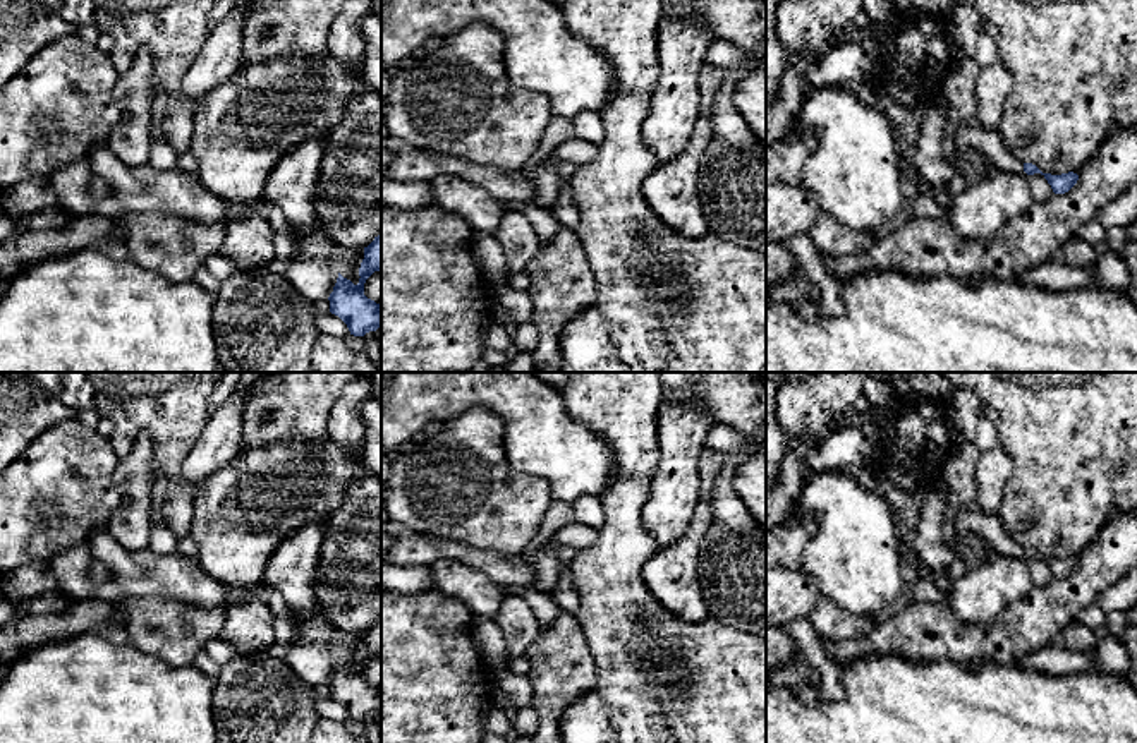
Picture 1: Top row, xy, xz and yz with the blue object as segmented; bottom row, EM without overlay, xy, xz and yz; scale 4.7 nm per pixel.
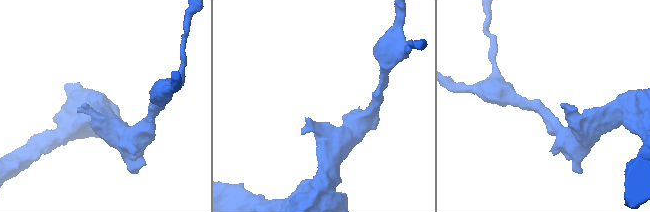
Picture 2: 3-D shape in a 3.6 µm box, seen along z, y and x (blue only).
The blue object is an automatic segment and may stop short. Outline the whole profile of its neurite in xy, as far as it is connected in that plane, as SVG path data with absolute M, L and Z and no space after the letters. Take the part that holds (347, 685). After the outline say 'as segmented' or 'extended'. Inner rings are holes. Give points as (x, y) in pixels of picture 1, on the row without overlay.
M381 618L364 631L359 667L354 669L338 657L333 676L328 681L330 697L338 700L354 721L364 721L381 710L380 688L364 680L364 667L374 655L381 655Z; as segmented

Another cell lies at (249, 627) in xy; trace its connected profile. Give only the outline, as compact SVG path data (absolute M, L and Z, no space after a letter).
M266 587L251 589L246 602L225 607L225 623L218 638L234 645L235 654L261 654L275 647L275 614L261 594Z

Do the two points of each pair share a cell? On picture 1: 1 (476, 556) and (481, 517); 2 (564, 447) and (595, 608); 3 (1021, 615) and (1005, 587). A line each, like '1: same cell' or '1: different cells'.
1: different cells
2: different cells
3: different cells

